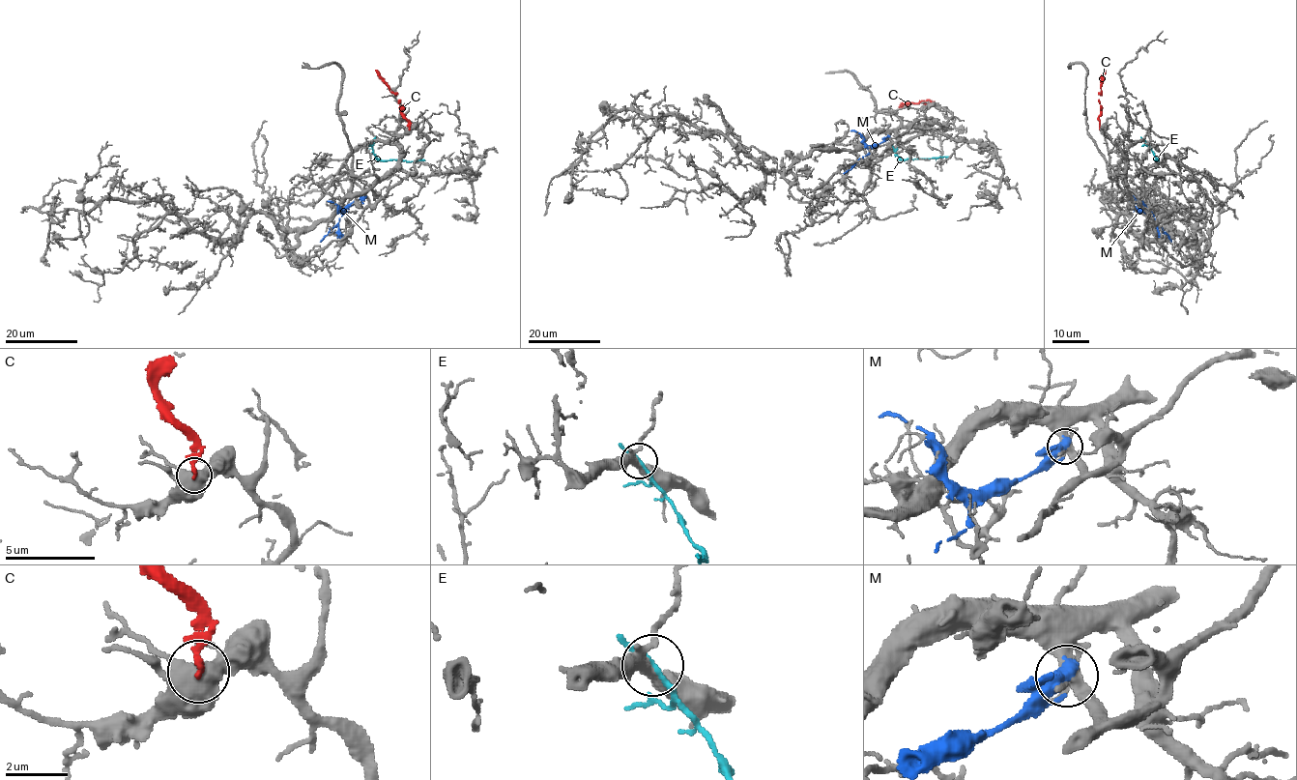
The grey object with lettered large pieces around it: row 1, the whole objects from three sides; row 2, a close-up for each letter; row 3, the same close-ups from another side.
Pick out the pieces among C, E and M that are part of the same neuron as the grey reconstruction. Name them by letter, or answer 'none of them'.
none of them

